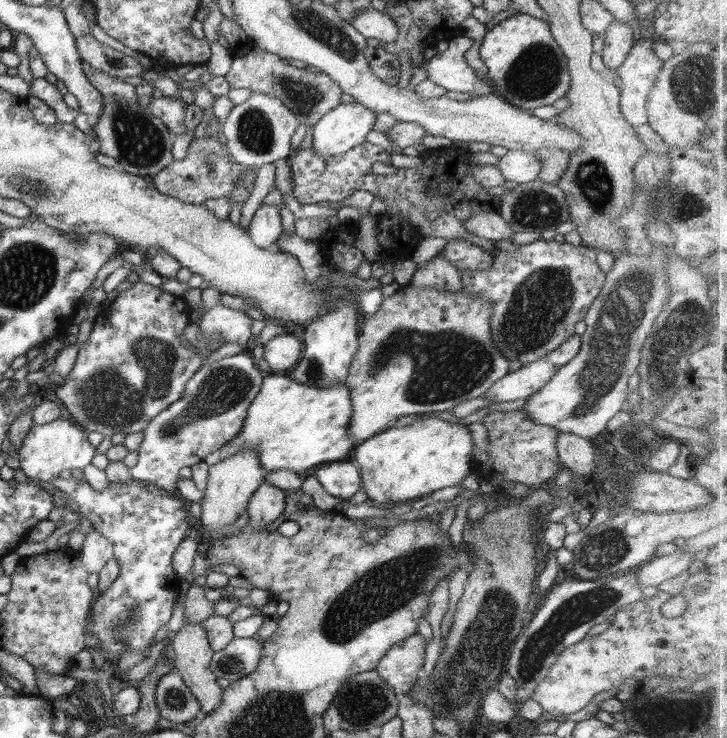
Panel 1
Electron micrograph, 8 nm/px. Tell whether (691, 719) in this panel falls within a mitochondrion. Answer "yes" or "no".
no

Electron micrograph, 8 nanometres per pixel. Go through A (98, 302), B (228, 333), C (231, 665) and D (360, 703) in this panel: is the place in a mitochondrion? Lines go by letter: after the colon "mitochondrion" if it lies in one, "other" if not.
A: other
B: other
C: mitochondrion
D: mitochondrion

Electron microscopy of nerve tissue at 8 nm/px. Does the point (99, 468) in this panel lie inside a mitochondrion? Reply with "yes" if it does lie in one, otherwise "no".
no

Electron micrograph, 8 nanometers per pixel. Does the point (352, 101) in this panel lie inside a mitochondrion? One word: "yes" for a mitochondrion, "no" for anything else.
no

